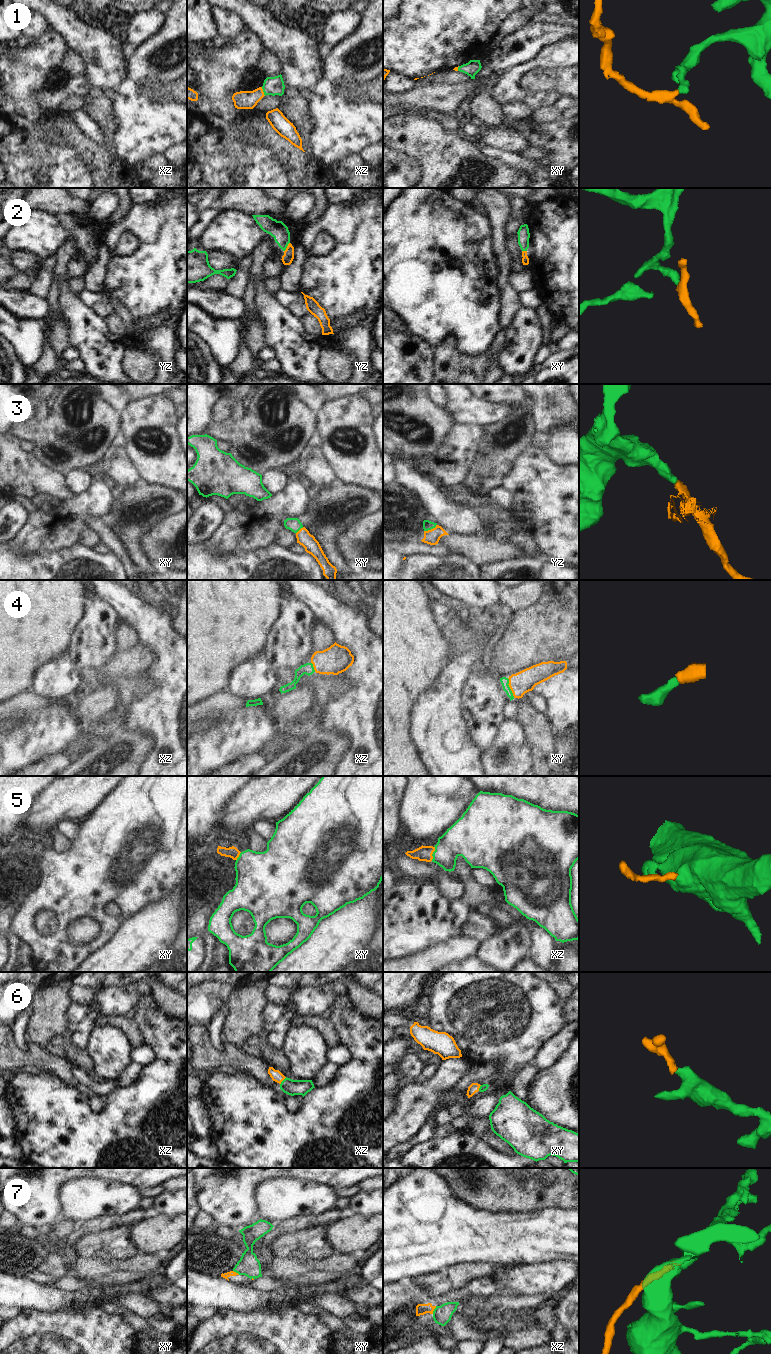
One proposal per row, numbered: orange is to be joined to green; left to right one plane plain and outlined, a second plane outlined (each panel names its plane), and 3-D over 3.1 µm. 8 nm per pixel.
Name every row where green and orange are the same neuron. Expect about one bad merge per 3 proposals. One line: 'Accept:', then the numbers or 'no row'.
Accept: 1, 2, 3, 4, 5, 6.

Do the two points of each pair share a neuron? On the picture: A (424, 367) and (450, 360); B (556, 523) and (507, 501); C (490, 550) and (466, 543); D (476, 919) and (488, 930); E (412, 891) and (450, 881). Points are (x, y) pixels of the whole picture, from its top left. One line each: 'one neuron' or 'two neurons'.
A: two neurons
B: two neurons
C: one neuron
D: one neuron
E: two neurons

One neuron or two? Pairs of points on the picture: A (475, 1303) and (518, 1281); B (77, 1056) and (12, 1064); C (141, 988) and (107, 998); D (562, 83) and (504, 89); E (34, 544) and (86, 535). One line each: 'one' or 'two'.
A: two
B: two
C: one
D: two
E: two

